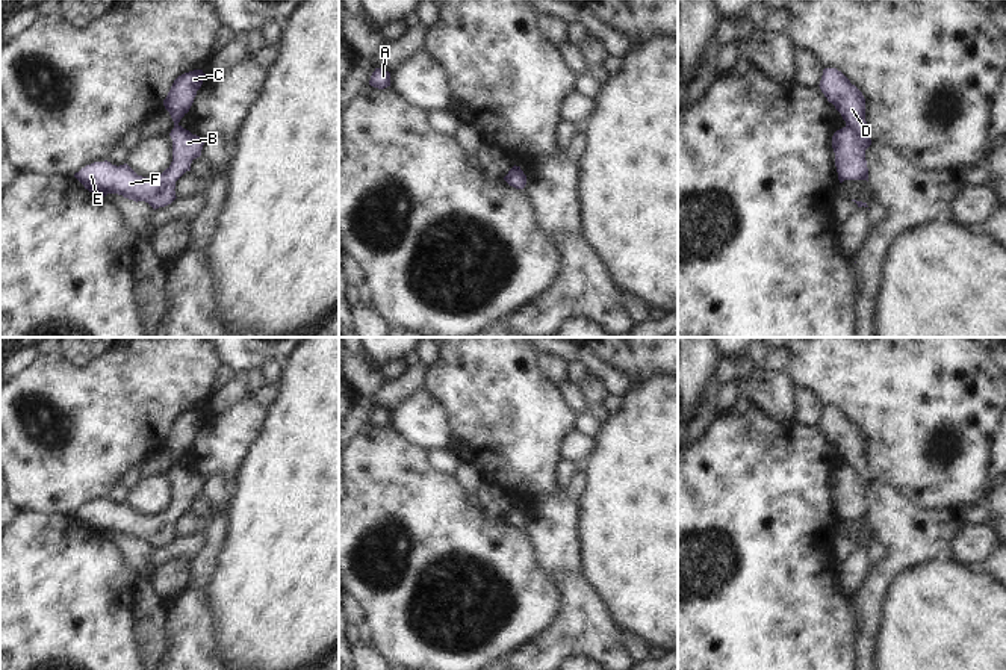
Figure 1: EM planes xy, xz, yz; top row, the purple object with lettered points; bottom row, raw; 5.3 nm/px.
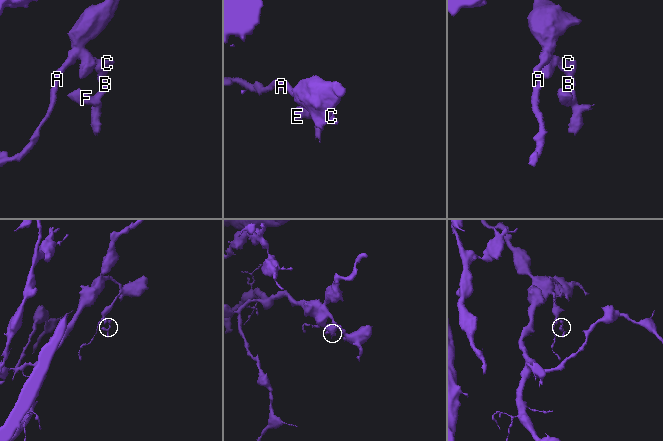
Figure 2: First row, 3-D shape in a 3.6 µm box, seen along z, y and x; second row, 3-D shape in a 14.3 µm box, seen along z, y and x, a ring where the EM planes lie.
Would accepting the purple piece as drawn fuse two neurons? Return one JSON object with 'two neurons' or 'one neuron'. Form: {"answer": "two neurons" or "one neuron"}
{"answer": "two neurons"}

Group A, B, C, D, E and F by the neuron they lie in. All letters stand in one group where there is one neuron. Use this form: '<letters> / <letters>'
A C D / B E F

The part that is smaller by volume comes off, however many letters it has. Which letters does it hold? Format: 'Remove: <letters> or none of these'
Remove: B, E, F

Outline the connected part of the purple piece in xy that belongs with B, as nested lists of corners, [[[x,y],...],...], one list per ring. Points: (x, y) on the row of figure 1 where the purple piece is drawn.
[[[177,126],[169,133],[172,139],[172,162],[157,177],[138,175],[127,163],[94,162],[86,165],[74,177],[89,192],[106,197],[118,194],[133,201],[145,201],[154,210],[171,204],[175,197],[175,181],[191,171],[194,159],[201,156],[204,139]]]

